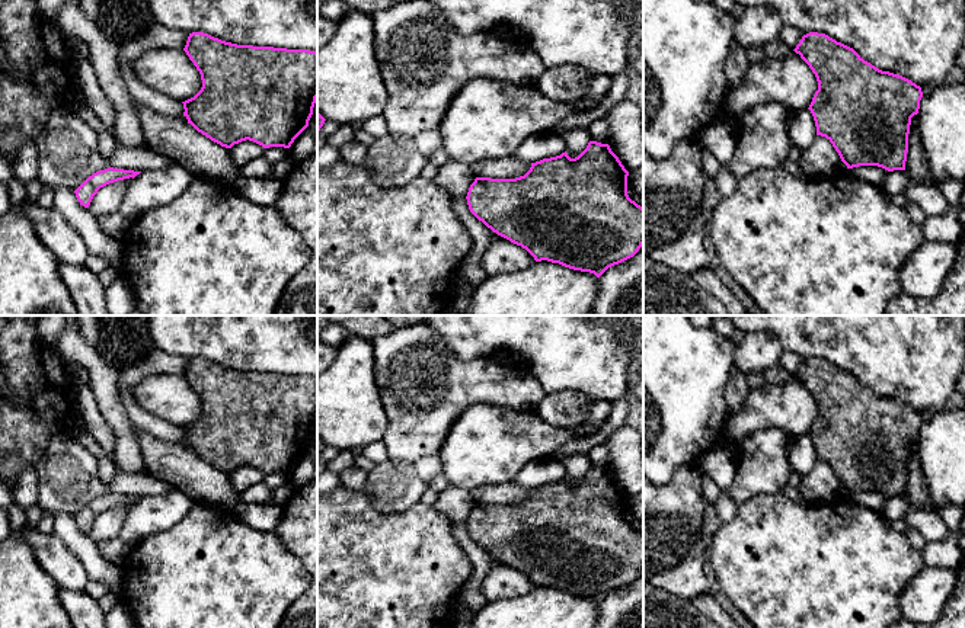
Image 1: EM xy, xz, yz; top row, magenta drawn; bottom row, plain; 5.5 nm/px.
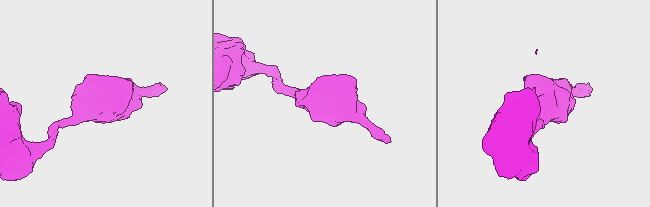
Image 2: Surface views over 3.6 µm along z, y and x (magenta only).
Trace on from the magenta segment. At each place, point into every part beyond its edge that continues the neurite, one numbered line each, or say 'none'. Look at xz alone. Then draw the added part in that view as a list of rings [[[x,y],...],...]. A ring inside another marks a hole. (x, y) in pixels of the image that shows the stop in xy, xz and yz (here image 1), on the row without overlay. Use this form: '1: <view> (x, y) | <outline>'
none

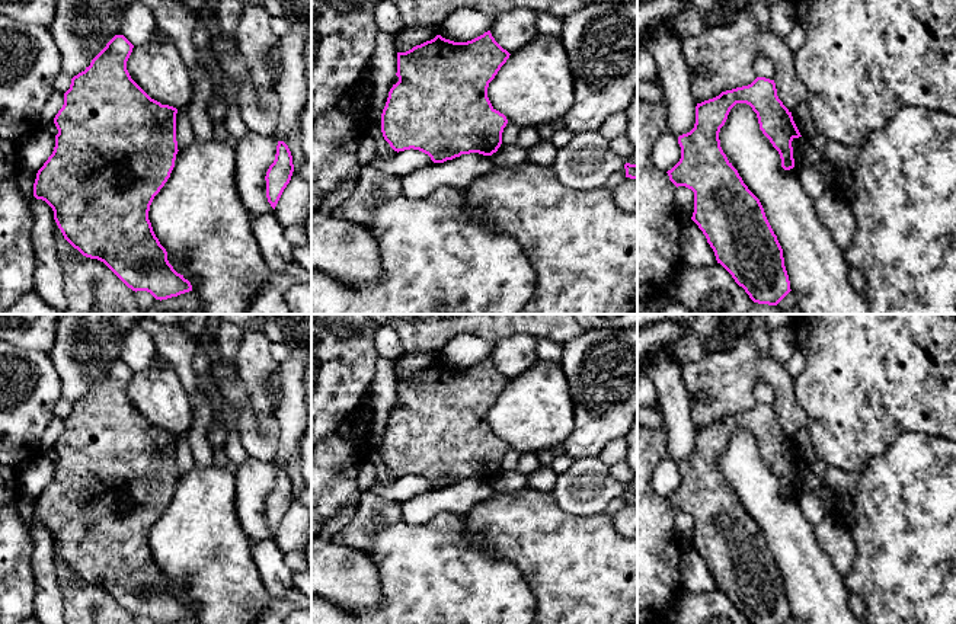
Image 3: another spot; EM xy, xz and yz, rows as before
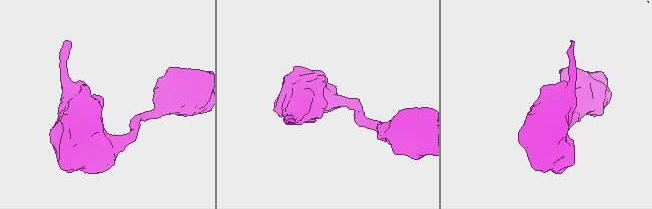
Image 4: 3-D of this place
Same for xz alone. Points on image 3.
none

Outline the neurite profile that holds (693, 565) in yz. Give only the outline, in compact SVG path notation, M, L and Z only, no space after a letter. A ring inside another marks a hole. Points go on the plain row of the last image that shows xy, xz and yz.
M691 544L684 545L681 591L701 593L716 588L714 577L698 551Z

